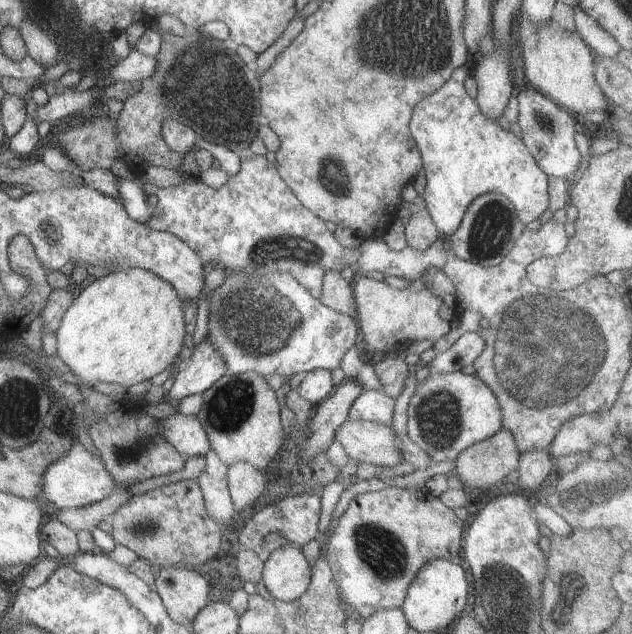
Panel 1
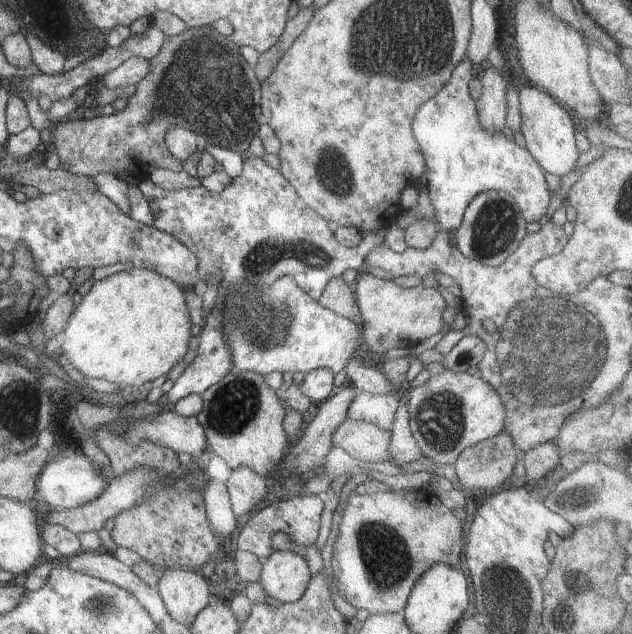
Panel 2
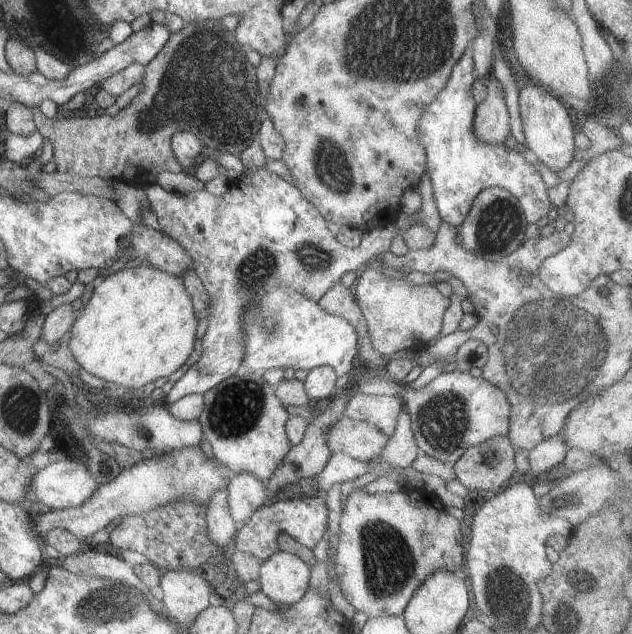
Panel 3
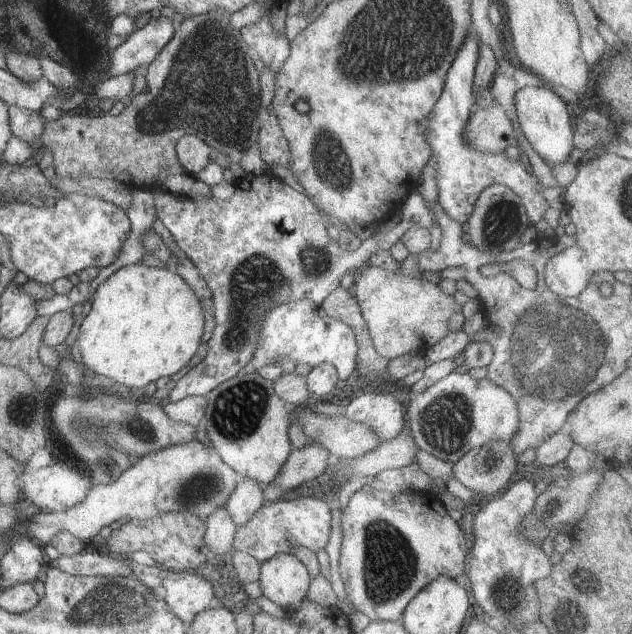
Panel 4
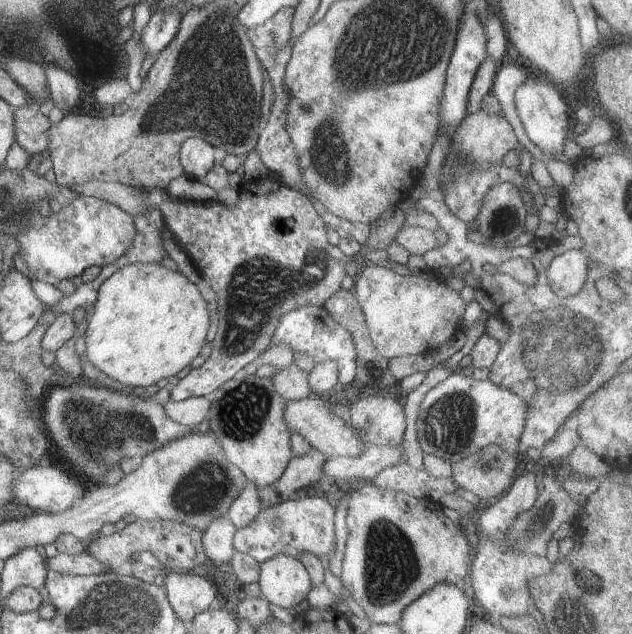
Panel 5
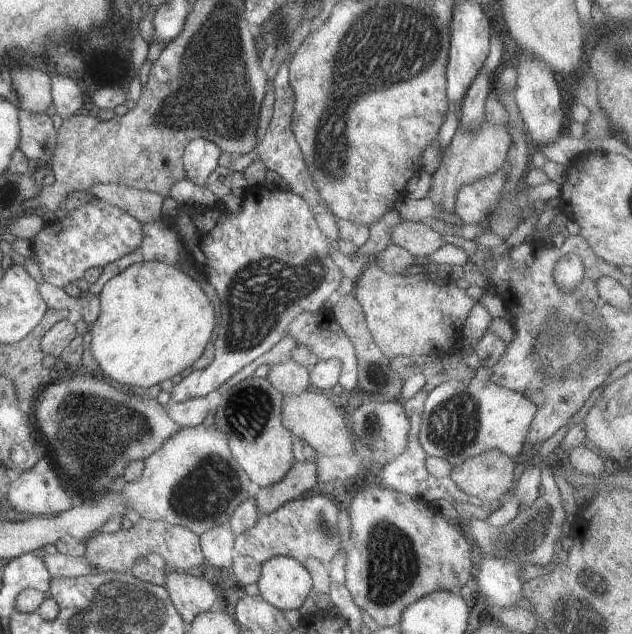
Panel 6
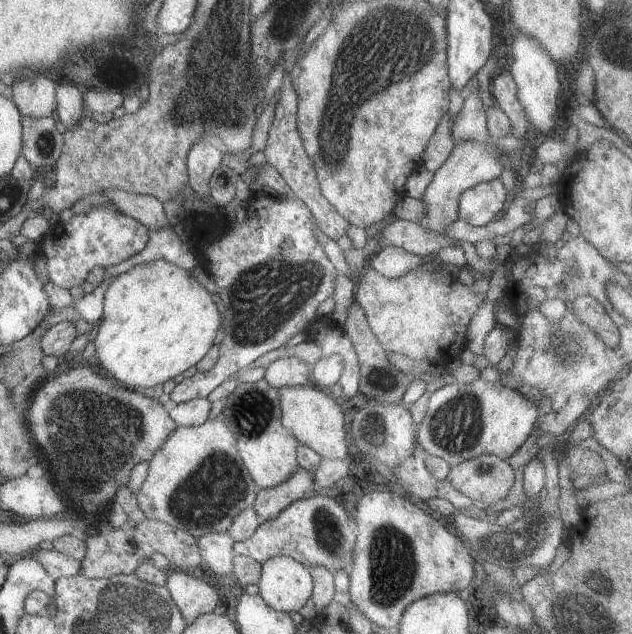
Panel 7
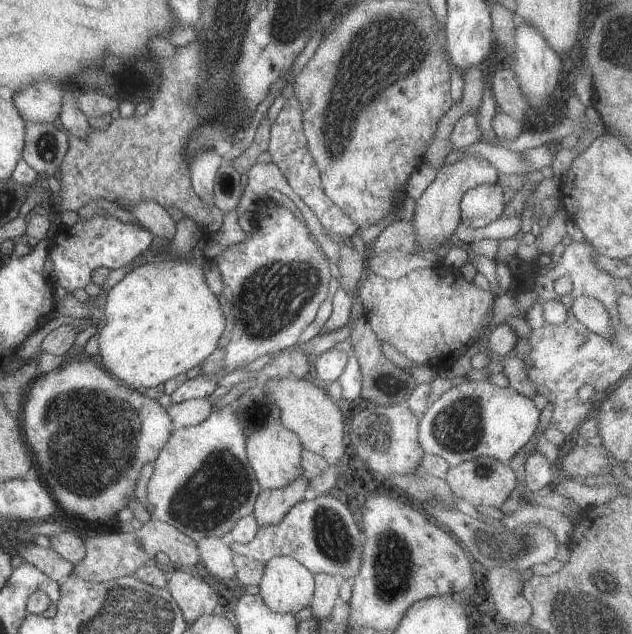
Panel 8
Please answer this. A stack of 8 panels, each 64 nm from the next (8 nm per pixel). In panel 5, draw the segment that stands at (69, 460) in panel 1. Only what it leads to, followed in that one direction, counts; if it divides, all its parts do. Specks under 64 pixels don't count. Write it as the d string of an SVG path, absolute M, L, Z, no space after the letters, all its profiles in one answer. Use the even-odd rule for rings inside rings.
M36 465L32 467L32 470L25 469L15 473L12 481L12 506L22 507L28 505L35 511L44 510L44 512L49 513L61 513L77 504L85 495L85 491L86 489L78 480L70 478L58 466L38 468L38 465Z

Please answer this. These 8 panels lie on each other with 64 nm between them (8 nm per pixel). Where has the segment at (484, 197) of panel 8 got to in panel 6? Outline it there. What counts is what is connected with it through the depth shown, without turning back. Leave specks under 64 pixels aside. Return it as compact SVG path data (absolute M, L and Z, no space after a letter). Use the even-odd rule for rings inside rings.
M503 170L460 187L455 202L455 215L462 223L484 225L504 192Z

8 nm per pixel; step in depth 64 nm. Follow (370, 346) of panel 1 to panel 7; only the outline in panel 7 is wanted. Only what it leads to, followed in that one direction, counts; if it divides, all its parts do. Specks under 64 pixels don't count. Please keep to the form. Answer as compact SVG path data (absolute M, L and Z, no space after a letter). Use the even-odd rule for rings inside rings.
M369 265L355 279L354 296L364 310L369 330L388 355L398 354L416 361L434 361L446 366L466 349L466 330L476 311L484 304L486 295L476 294L471 286L461 284L457 277L448 284L437 284L433 275L416 268L399 278L385 278Z

